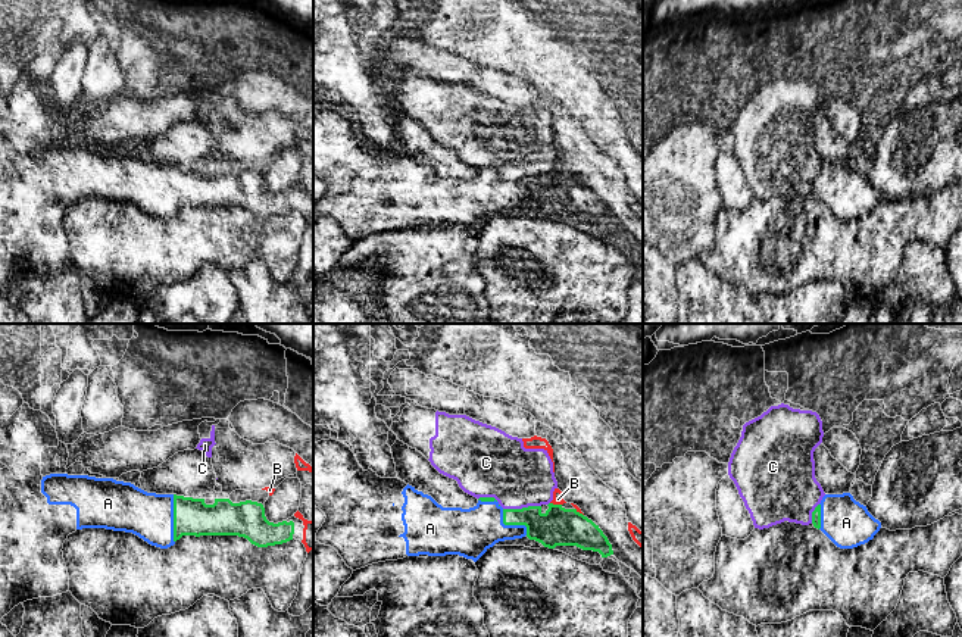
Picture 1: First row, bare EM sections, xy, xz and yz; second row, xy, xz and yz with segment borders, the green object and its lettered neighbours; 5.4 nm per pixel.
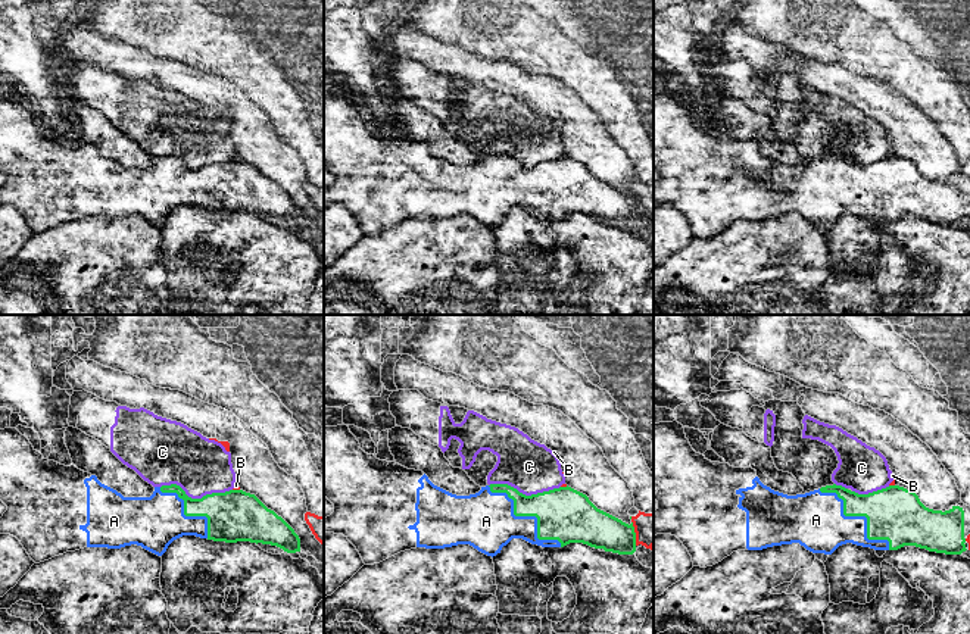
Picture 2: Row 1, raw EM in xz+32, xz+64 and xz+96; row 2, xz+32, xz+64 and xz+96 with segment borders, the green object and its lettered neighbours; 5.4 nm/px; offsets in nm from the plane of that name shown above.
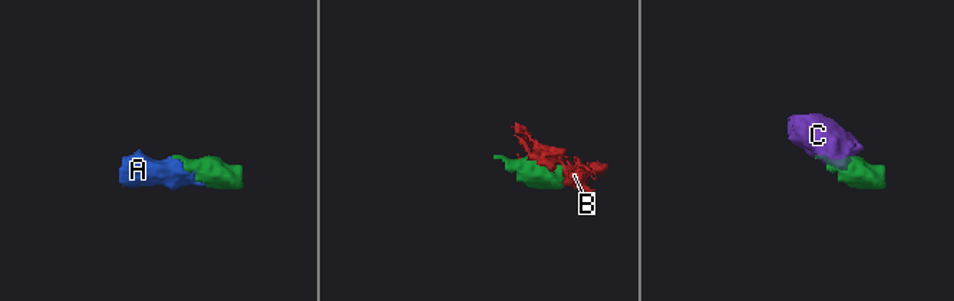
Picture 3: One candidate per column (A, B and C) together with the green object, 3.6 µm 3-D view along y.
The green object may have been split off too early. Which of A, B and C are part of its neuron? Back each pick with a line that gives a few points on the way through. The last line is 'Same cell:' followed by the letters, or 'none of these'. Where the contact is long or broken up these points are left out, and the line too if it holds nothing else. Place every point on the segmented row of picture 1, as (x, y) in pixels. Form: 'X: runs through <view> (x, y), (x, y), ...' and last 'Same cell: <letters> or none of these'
Same cell: A, B

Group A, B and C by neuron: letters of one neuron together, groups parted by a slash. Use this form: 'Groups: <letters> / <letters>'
Groups: A B / C

